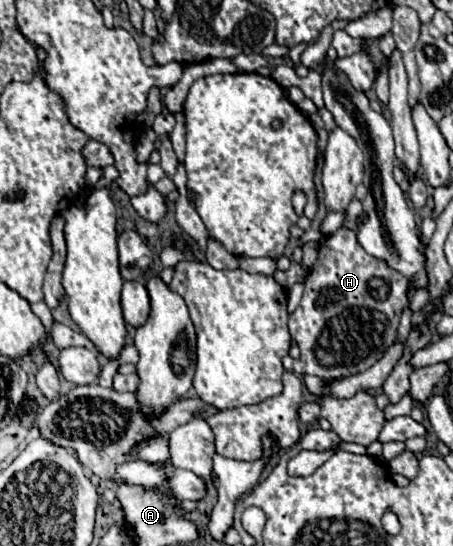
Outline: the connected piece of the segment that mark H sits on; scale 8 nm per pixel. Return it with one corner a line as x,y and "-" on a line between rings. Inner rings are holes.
337,230
319,246
319,258
305,278
303,300
289,316
289,332
299,346
293,372
299,376
315,374
327,380
365,372
395,342
405,304
405,276
397,276
383,260
369,256
357,244
355,230

